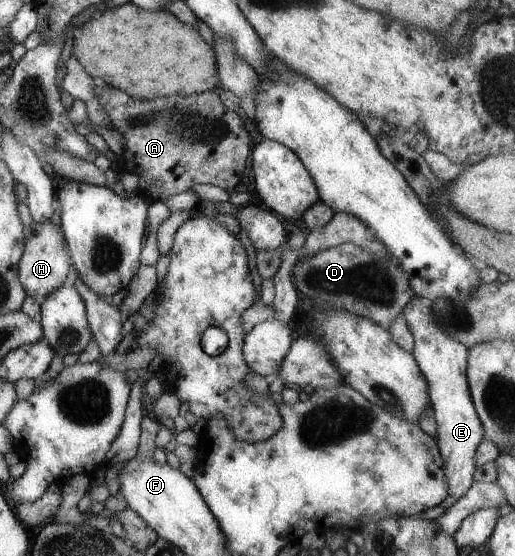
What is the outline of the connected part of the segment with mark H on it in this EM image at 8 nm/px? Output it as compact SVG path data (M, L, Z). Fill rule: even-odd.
M58 218L50 222L33 221L24 226L25 248L18 262L18 277L25 292L33 298L47 298L54 290L63 286L69 276L72 260L68 251L64 234L59 228Z

